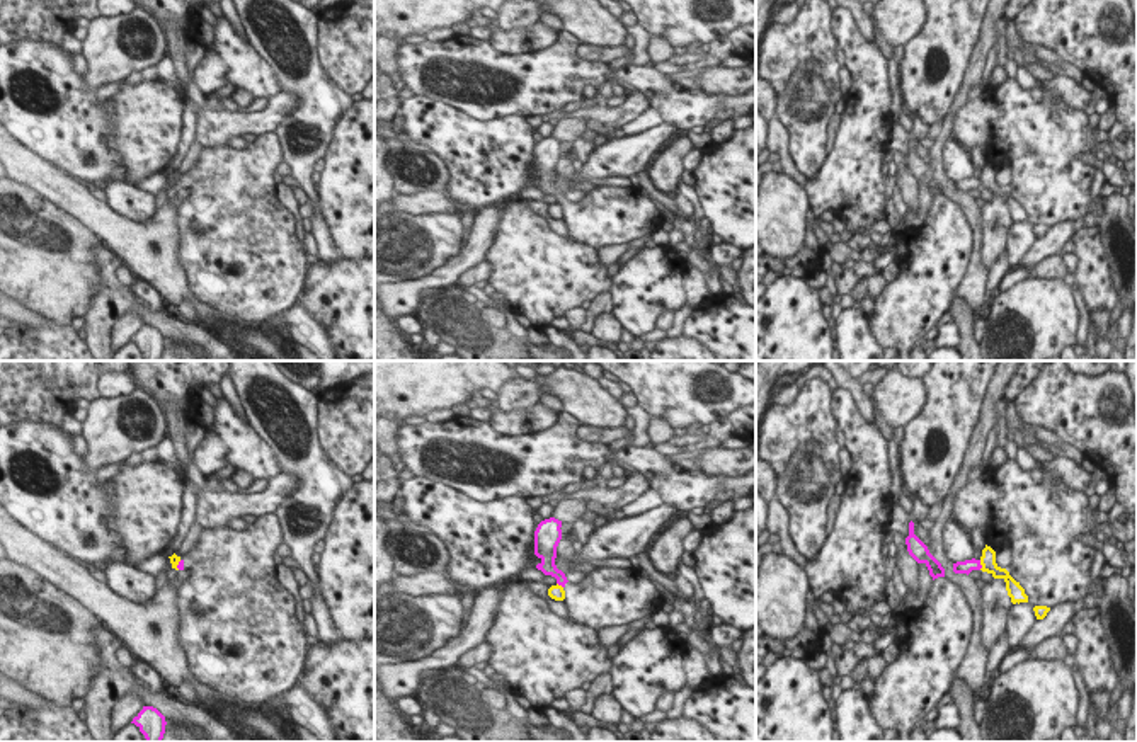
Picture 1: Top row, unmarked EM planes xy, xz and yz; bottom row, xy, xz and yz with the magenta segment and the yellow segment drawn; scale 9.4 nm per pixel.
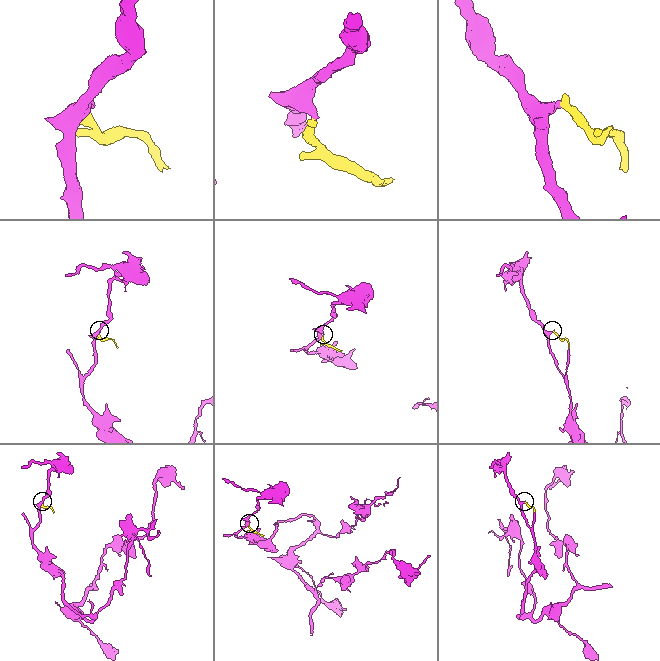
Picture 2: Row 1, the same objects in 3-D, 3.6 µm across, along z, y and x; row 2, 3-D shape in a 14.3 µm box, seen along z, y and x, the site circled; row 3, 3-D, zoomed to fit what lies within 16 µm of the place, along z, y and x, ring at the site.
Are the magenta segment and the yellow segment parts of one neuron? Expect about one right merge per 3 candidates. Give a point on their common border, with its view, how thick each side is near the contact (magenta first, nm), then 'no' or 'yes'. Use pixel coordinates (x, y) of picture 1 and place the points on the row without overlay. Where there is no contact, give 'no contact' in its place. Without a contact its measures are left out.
yz (981, 184) | 130/160 nm | no

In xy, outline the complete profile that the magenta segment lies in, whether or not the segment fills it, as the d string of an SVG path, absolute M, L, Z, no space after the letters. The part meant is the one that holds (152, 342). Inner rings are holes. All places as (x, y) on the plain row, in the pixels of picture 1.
M143 325L143 328L133 337L146 361L162 361L165 352L165 335L153 325Z

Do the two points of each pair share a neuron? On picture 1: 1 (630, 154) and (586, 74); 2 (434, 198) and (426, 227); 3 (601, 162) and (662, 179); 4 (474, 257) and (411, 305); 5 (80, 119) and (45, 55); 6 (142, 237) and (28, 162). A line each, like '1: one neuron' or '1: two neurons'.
1: two neurons
2: two neurons
3: two neurons
4: one neuron
5: one neuron
6: one neuron

